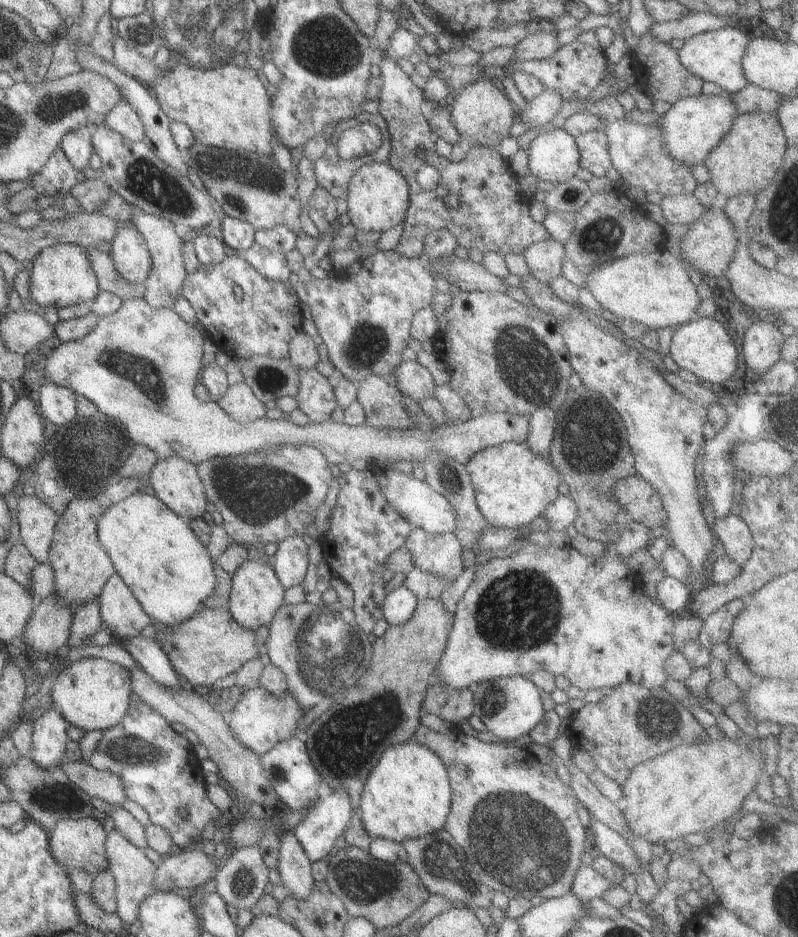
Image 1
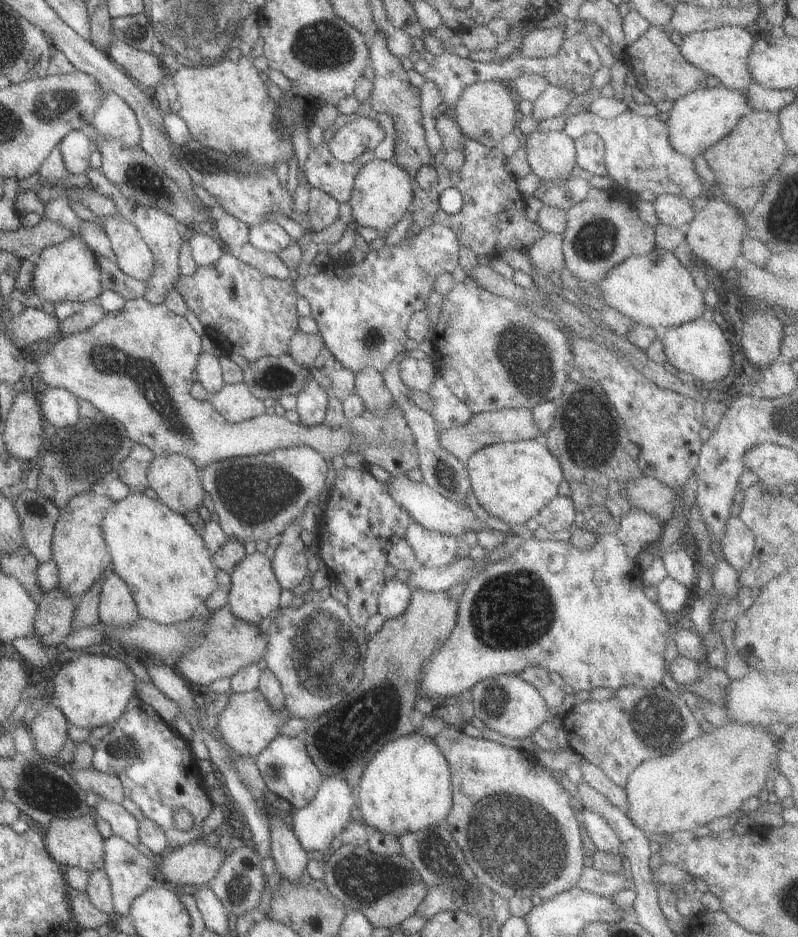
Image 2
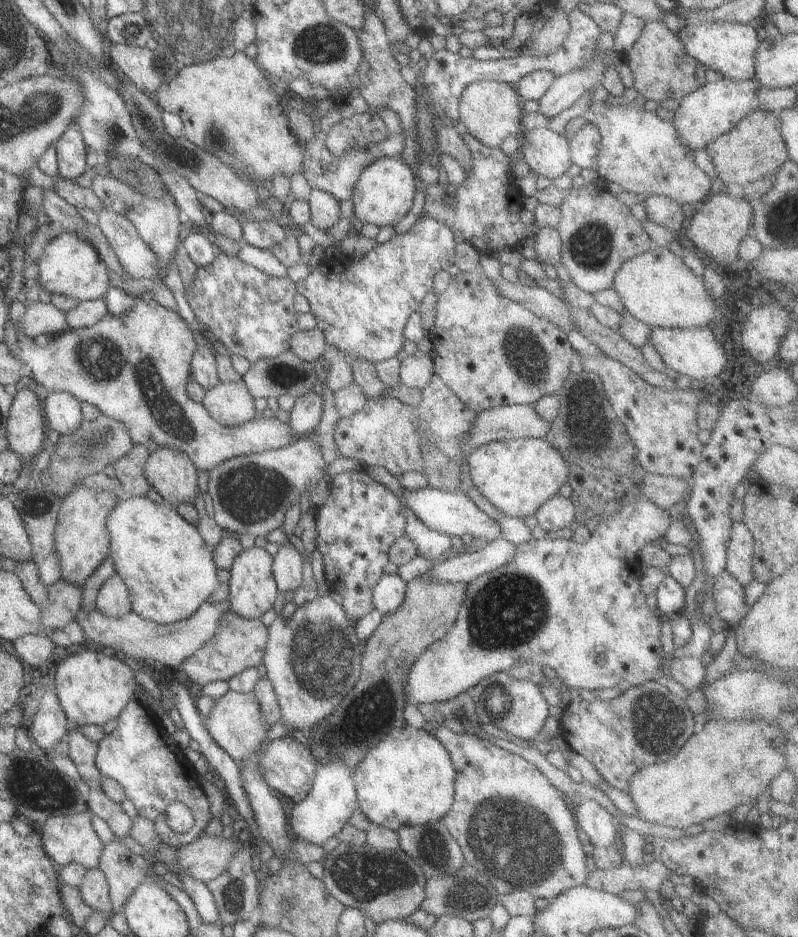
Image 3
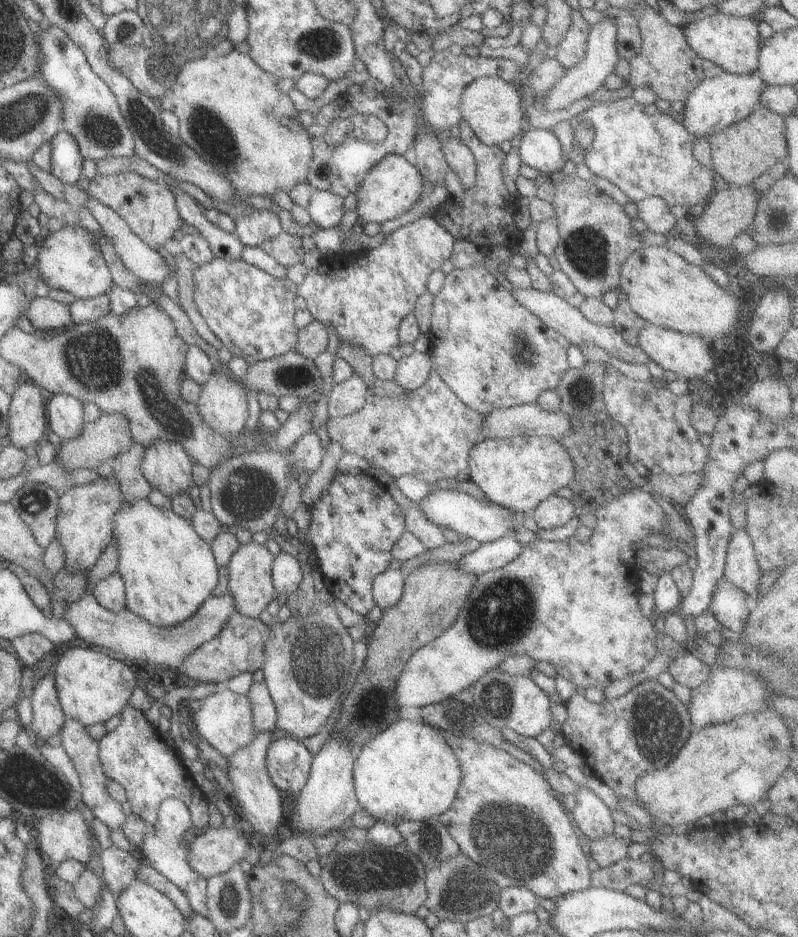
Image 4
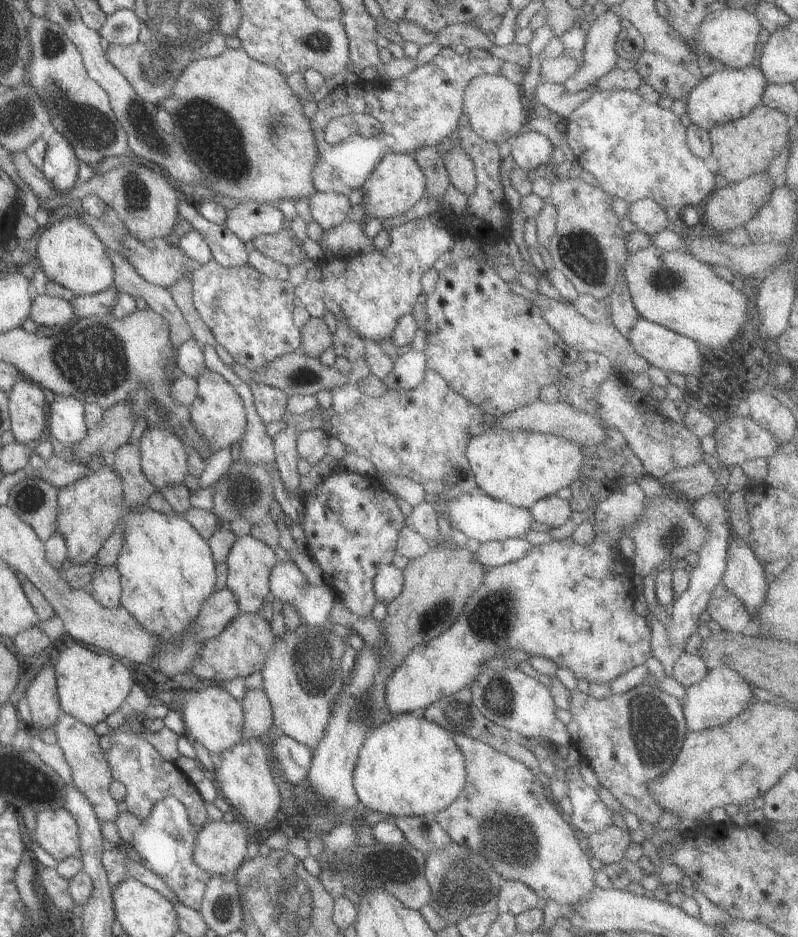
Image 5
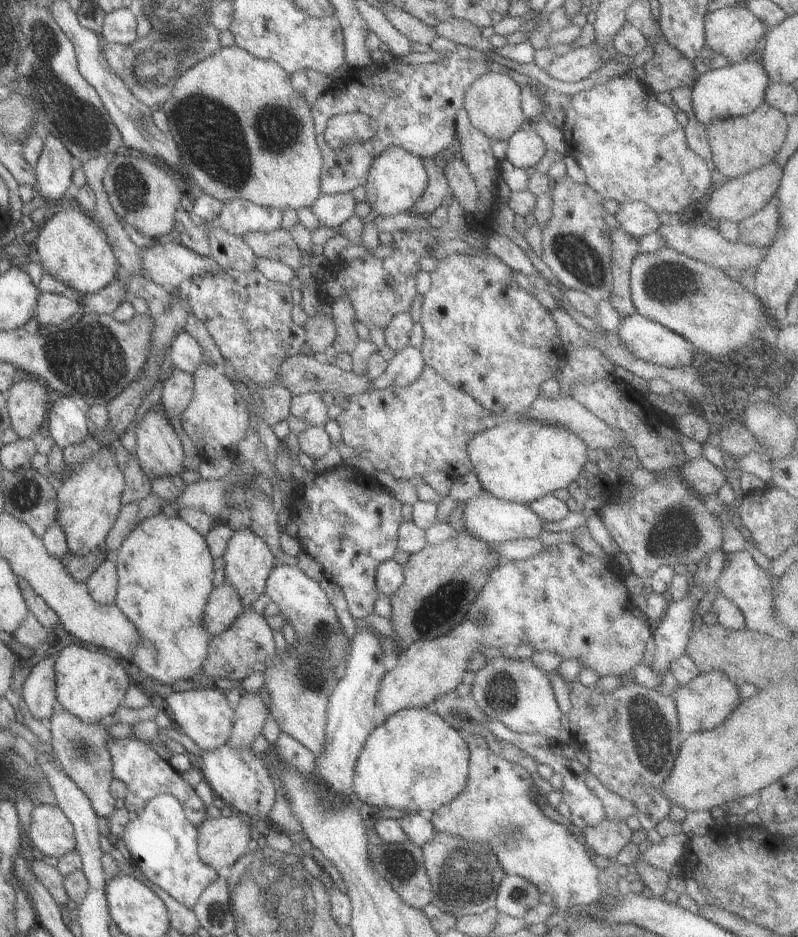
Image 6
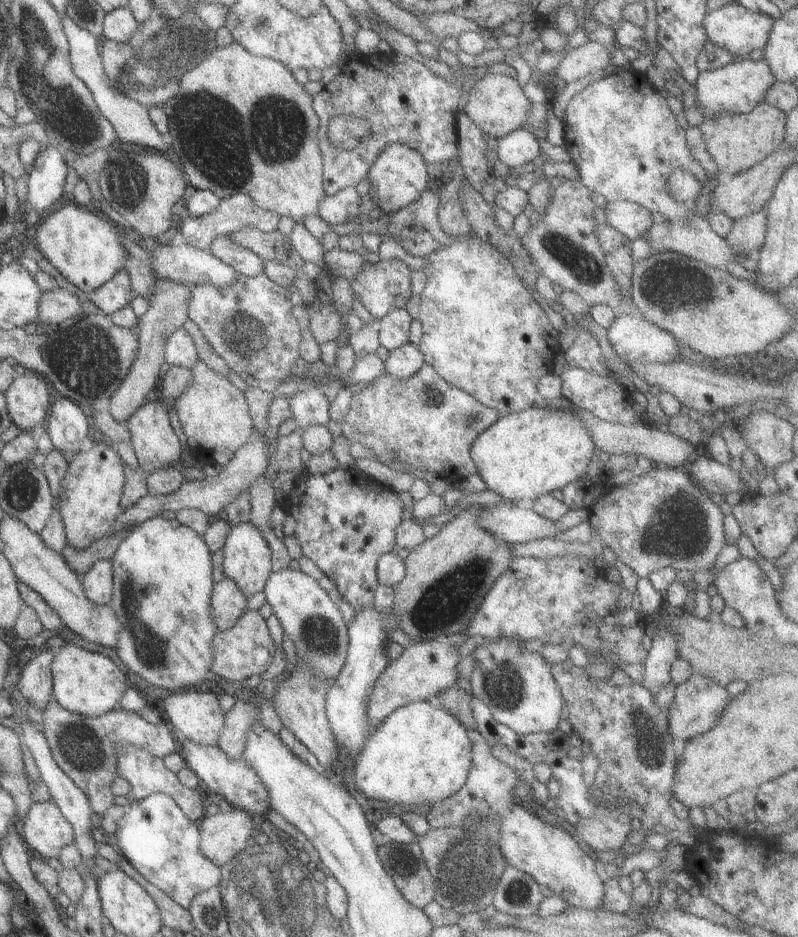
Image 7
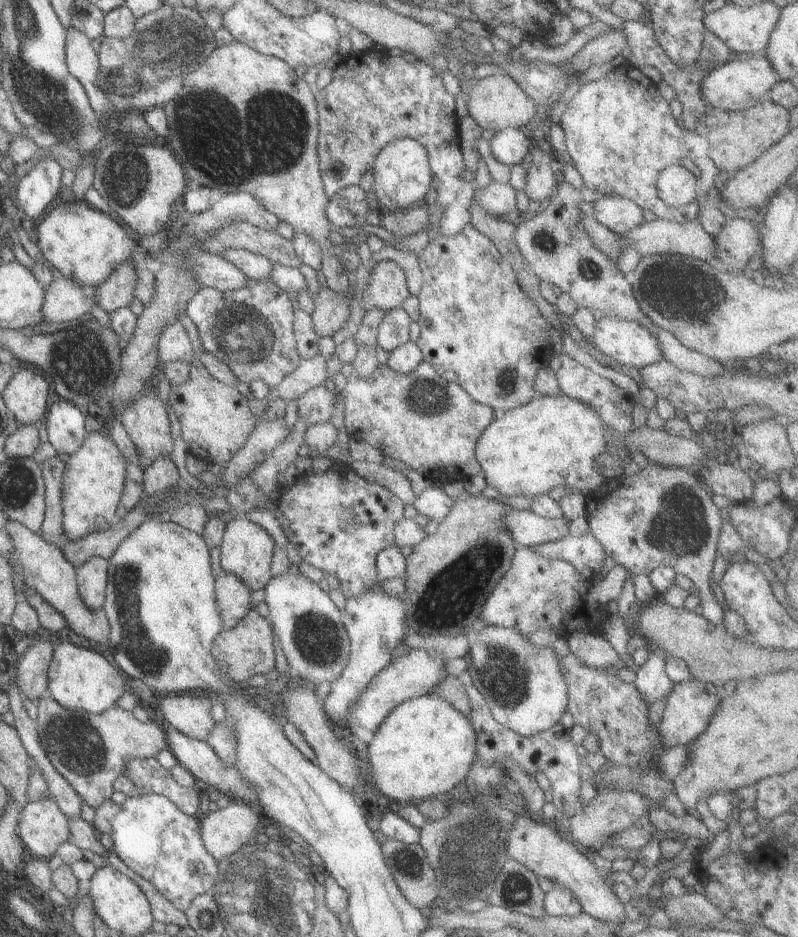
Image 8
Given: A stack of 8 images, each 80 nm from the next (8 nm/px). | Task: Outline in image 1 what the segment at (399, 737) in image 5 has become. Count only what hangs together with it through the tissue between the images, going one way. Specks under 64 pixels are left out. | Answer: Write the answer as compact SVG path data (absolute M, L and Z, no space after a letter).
M411 739L387 747L364 780L357 813L365 832L396 843L443 828L450 809L446 768L426 746Z

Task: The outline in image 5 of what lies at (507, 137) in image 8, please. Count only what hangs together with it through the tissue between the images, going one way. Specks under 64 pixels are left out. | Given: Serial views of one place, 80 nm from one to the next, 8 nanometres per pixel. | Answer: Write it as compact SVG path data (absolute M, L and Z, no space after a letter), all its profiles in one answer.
M520 131L511 140L511 158L515 167L525 172L548 164L553 152L553 144L533 131Z

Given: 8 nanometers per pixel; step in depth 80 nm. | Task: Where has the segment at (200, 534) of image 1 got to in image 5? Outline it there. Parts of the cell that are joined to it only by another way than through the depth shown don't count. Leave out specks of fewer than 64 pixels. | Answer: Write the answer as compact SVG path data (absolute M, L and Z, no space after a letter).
M147 426L141 433L137 443L137 450L140 456L140 470L147 481L156 489L167 504L171 507L172 513L183 514L189 510L189 490L184 486L183 478L188 474L186 464L186 450L181 440L171 432L165 432L157 426Z

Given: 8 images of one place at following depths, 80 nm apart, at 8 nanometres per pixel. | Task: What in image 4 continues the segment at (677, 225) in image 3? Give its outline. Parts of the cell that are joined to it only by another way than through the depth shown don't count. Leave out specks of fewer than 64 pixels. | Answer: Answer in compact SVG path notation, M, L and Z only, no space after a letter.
M646 197L635 202L635 220L645 224L647 231L661 235L676 231L676 221L661 198Z

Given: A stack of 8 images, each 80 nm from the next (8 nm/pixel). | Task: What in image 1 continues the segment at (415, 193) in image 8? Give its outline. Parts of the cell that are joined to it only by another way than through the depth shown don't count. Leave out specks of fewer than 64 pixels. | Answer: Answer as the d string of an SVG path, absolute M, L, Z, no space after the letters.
M374 160L359 167L350 178L350 183L346 192L347 214L350 223L355 230L383 232L388 228L399 225L404 219L404 214L408 205L408 186L406 180L397 172L397 169L391 168L387 161L376 163Z

